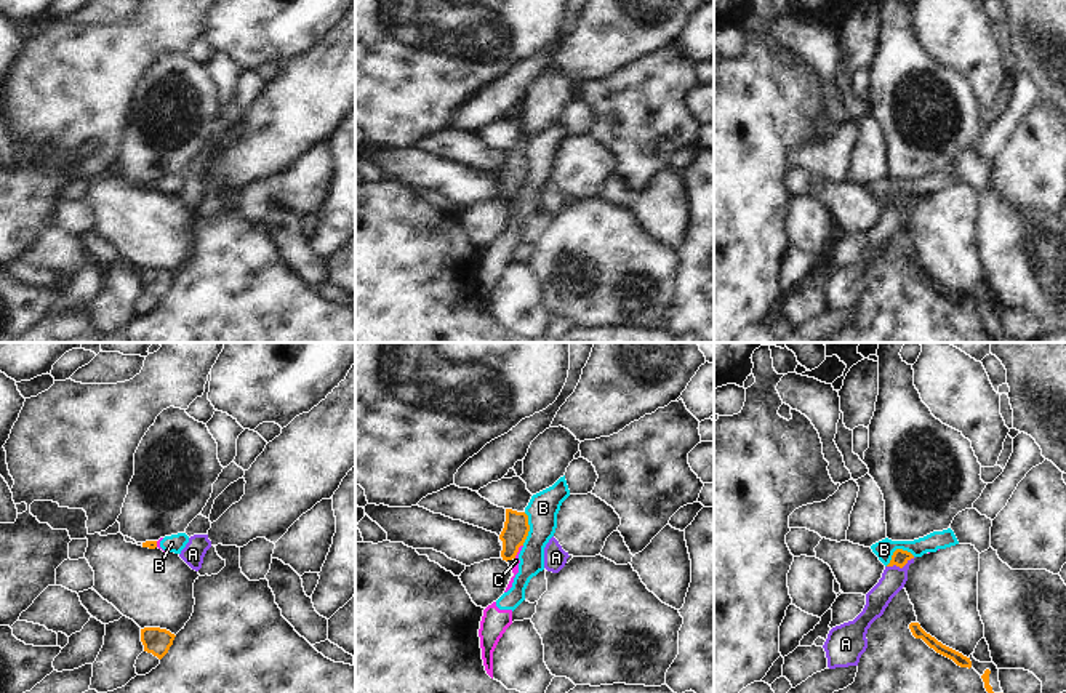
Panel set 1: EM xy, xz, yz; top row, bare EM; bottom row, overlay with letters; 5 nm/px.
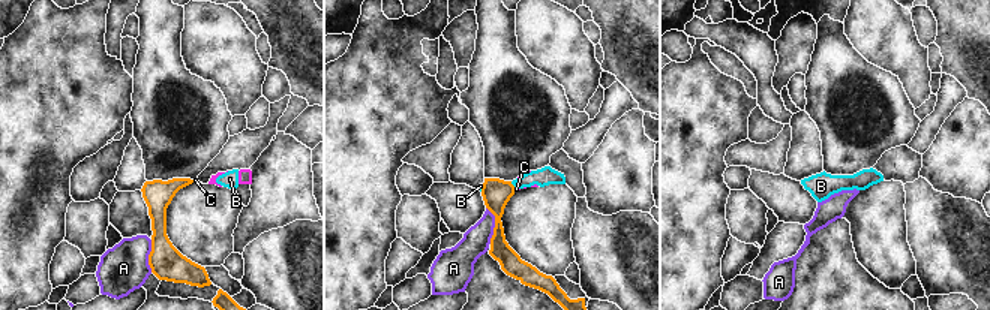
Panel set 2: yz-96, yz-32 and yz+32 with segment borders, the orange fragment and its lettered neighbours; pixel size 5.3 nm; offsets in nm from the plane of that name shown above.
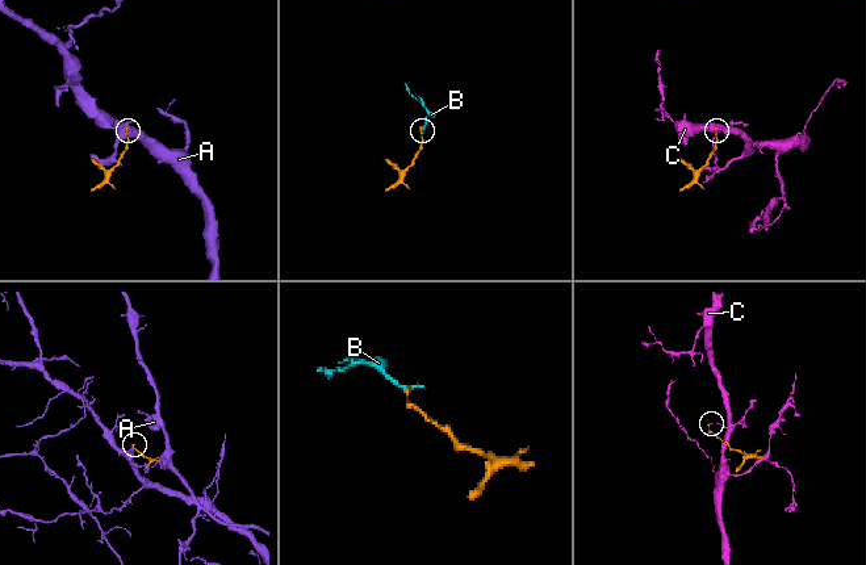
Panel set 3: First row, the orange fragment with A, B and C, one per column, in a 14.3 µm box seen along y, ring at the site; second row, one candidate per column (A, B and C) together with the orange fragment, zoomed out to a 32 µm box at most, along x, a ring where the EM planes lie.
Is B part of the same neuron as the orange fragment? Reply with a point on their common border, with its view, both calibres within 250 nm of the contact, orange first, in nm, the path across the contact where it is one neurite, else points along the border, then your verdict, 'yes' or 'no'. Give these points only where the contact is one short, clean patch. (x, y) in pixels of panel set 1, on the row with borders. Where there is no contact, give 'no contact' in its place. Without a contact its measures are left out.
meets orange in yz at (897, 549); 90 nm thick on the orange side, 100 nm on the other; border along yz (914, 556), (897, 549), (885, 565); no

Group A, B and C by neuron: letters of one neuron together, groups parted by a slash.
A / B C

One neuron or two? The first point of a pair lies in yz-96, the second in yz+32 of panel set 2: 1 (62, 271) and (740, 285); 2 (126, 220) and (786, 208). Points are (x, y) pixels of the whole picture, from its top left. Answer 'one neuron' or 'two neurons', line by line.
1: two neurons
2: one neuron

